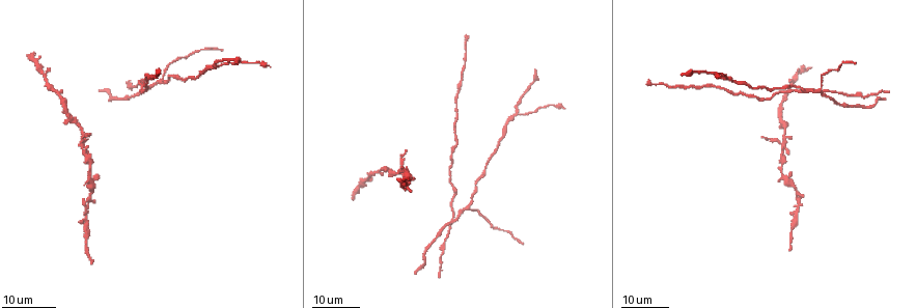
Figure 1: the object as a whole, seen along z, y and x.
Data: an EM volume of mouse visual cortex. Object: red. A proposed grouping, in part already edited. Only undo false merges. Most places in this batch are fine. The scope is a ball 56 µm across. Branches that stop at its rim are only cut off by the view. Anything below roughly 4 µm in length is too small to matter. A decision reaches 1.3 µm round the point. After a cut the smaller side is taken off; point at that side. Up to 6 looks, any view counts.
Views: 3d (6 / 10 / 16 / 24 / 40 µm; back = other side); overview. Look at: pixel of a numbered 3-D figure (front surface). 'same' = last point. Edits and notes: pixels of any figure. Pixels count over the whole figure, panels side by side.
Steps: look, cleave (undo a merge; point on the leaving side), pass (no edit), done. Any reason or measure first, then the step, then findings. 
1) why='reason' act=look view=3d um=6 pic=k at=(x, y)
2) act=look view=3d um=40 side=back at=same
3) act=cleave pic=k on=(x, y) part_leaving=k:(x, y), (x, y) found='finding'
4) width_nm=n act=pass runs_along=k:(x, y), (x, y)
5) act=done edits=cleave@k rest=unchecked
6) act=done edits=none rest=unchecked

why='arms part here' act=look view=3d um=24 pic=1 at=(516, 115)

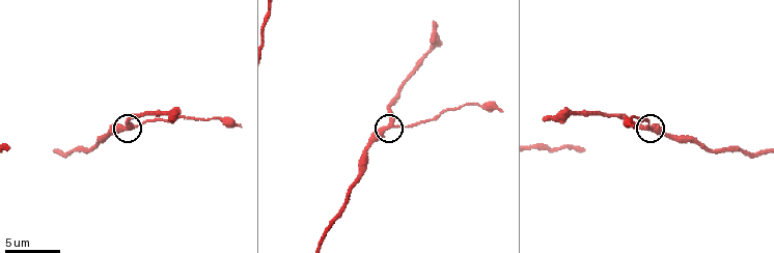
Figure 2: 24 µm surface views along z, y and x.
act=look view=3d um=6 pic=2 at=(392, 123)

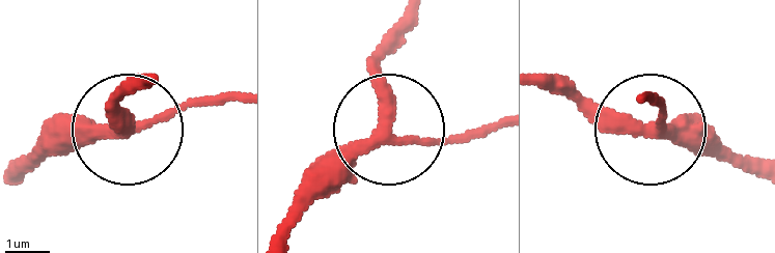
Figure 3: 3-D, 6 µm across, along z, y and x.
arms=3 act=pass runs_along=3:(759, 177), (552, 95) found='one neuron here'

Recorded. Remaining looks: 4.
act=look view=3d um=24 pic=1 at=(819, 89)

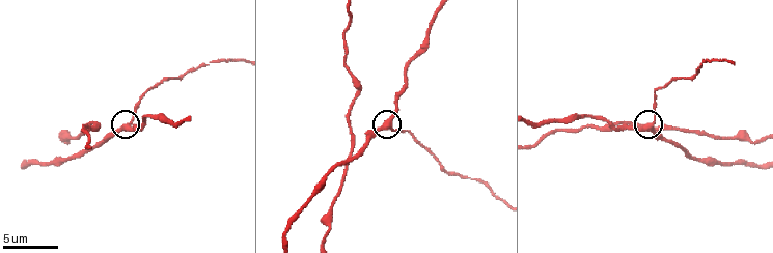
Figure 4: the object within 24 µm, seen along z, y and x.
why='closer look' act=look view=3d um=10 pic=4 at=(392, 127)

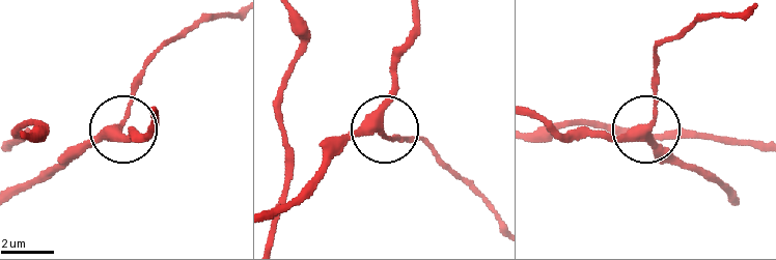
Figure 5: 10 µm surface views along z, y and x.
arms=3 act=pass found='continuous, no second neuron'

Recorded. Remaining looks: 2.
act=look view=3d um=10 pic=4 at=(334, 168)

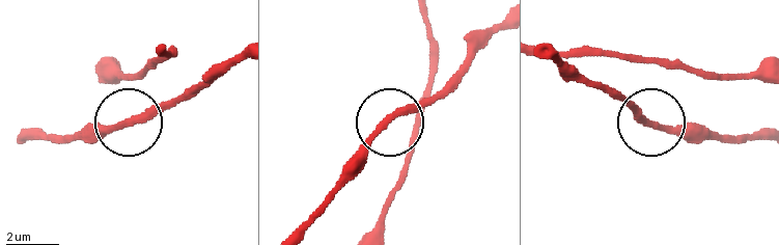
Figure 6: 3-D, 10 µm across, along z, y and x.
act=pass found='one neuron here'

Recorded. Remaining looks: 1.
act=done edits=none rest=unchecked

